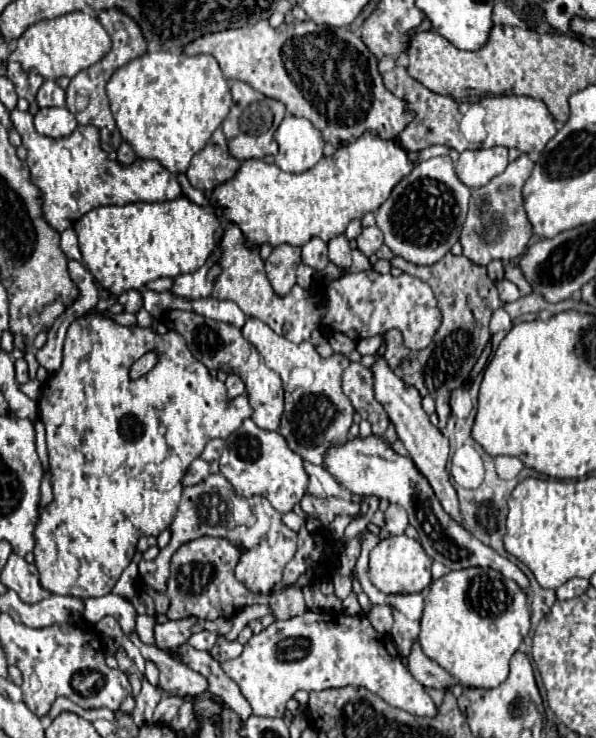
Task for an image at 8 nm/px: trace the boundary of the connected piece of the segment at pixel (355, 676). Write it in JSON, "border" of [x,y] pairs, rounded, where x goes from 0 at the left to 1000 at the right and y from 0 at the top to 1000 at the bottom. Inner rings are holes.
{"border":[[[513,828],[503,836],[460,841],[440,858],[423,860],[406,888],[376,896],[372,907],[399,925],[433,972],[477,972],[483,947],[503,934],[544,936],[584,928],[611,931],[651,955],[701,972],[728,972],[735,963],[721,942],[674,898],[658,866],[634,858],[614,833]]]}

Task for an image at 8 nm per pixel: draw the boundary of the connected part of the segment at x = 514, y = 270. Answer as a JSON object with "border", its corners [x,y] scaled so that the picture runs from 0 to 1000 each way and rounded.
{"border":[[[842,354],[849,362],[847,377],[859,381],[879,398],[889,398],[893,390],[889,385],[878,375],[871,363],[861,360],[852,354]]]}

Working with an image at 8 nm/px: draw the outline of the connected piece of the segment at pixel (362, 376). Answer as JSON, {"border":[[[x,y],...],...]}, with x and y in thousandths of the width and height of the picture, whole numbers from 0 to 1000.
{"border":[[[587,492],[574,505],[574,530],[594,549],[597,560],[624,576],[624,589],[641,592],[654,570],[641,549],[628,541],[624,505],[604,492]]]}

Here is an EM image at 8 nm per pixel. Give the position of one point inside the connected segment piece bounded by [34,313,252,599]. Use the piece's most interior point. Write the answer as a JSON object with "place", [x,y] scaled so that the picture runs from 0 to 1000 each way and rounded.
{"place":[180,589]}

